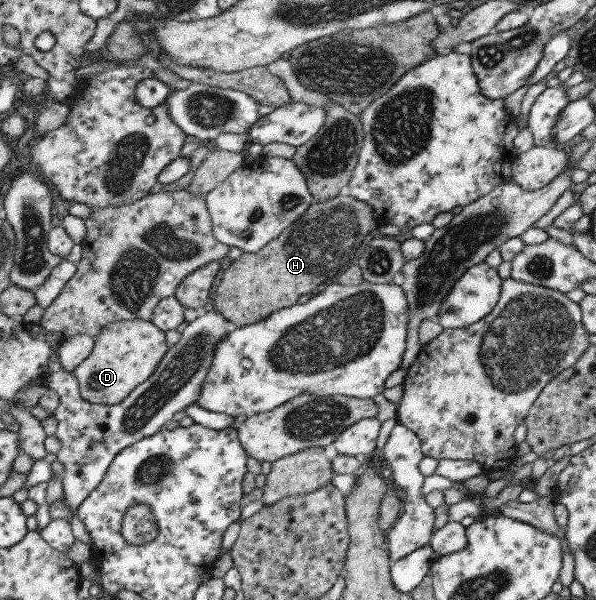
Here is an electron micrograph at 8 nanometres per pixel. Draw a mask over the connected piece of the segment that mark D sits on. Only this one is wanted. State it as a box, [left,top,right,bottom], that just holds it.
[74,319,170,404]

